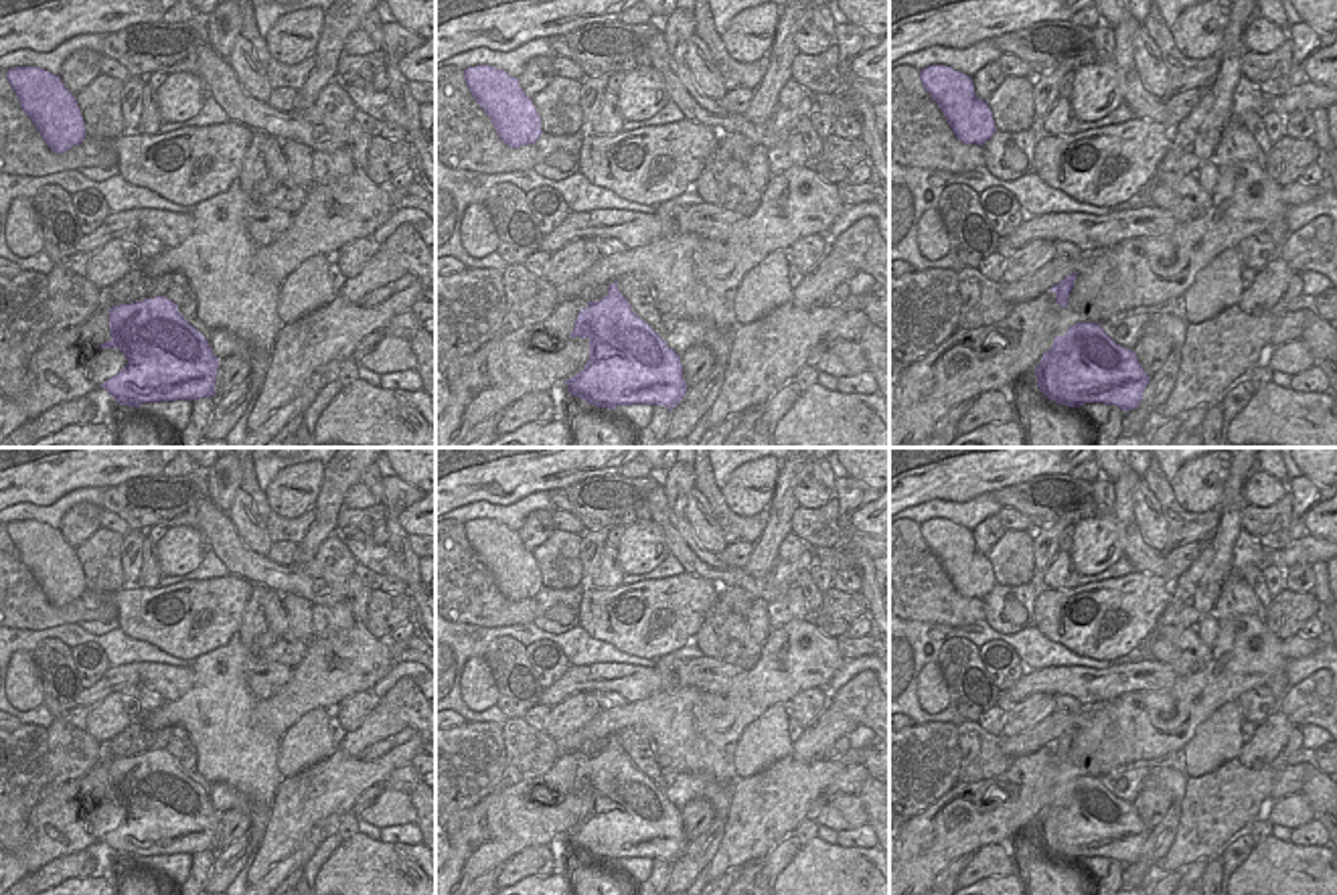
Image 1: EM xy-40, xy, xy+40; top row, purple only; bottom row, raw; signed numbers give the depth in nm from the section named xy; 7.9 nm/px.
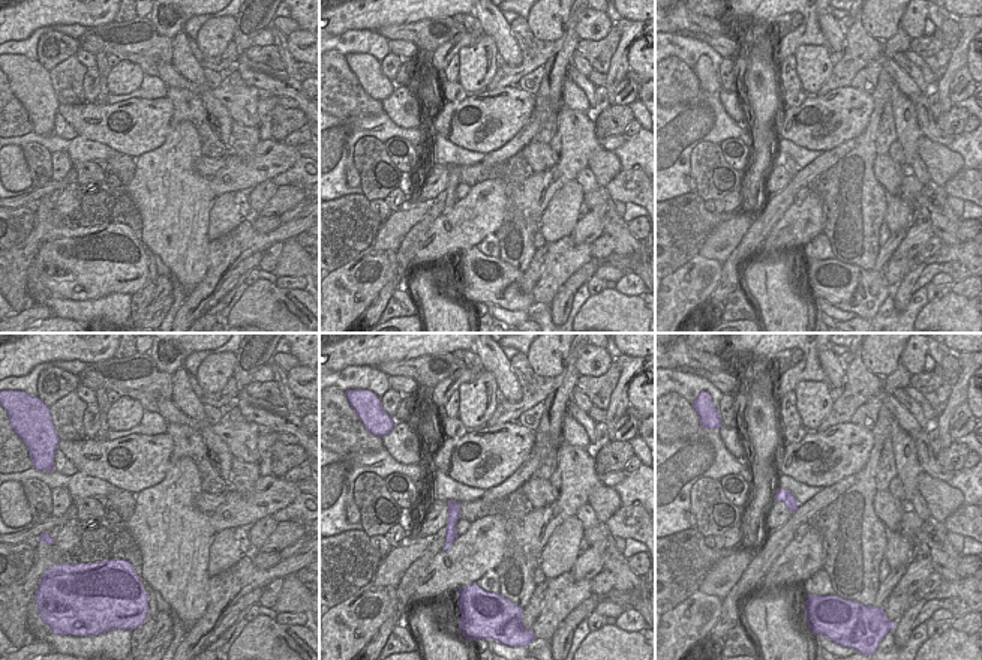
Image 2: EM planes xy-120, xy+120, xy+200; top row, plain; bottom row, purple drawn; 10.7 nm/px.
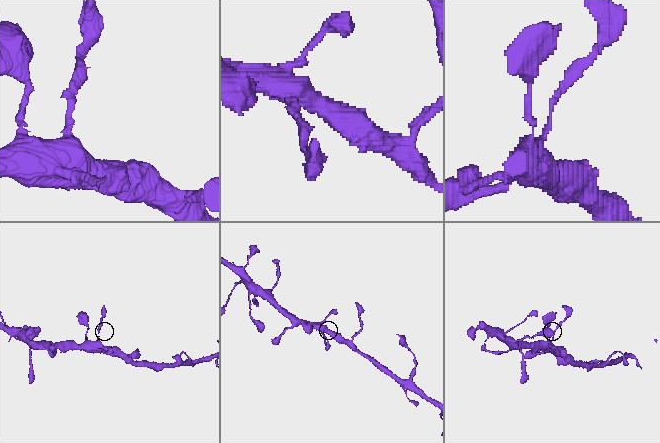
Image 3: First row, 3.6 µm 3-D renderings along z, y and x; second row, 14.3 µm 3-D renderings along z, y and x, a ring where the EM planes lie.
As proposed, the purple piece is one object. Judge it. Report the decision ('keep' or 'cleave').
keep

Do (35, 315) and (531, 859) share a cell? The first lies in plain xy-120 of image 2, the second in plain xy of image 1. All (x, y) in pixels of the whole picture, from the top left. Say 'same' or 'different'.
same

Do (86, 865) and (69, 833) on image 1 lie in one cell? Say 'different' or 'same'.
different

